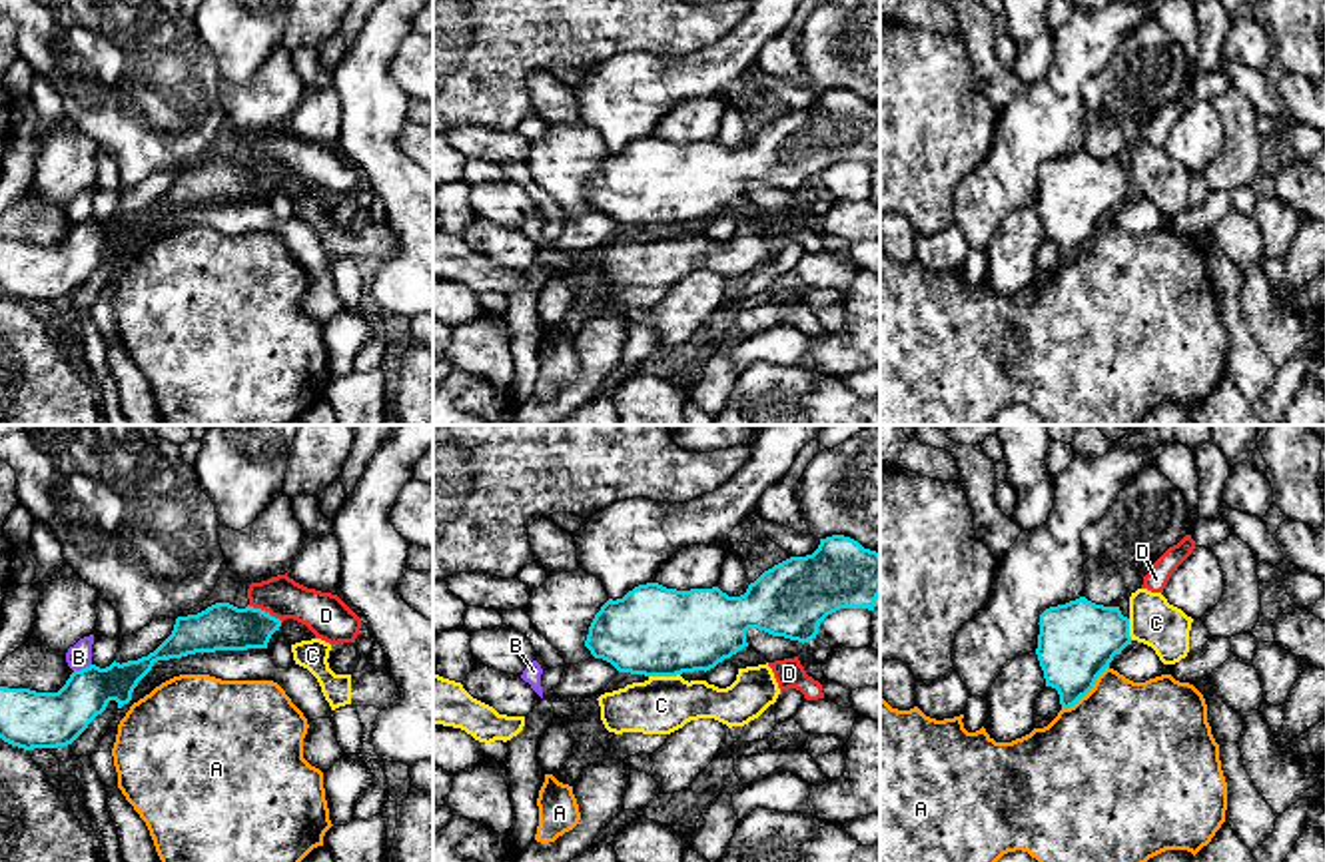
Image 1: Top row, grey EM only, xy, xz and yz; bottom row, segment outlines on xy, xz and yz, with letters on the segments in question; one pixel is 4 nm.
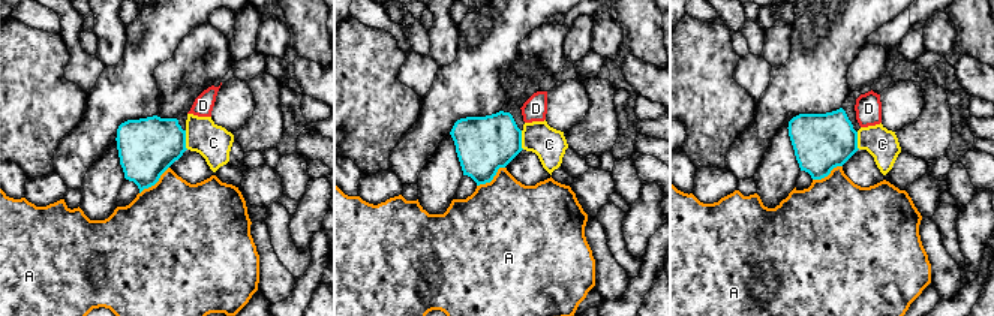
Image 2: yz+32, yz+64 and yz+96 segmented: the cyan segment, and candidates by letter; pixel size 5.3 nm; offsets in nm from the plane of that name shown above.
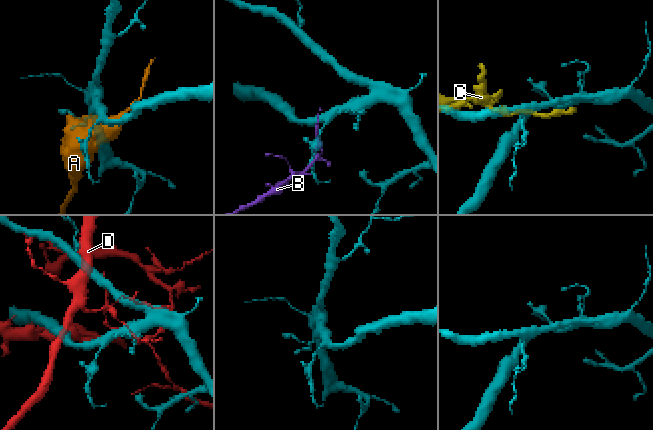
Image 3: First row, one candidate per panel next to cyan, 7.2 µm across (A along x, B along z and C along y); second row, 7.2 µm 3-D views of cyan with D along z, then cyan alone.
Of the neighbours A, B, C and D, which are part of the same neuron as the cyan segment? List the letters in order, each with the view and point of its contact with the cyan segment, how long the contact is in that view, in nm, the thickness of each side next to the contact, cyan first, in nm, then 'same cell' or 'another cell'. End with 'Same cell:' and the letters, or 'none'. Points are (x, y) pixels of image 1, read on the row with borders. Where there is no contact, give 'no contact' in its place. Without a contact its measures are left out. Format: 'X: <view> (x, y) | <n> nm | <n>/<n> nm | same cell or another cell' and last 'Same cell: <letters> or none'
A: yz (1088, 691) | 260 nm | 320/480 nm | another cell
B: xy (82, 669) | 80 nm | 220/100 nm | another cell
C: xz (663, 675) | 130 nm | 360/240 nm | another cell
D: xy (264, 611) | 160 nm | 190/180 nm | another cell
Same cell: none

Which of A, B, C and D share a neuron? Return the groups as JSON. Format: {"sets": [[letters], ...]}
{"sets": [["A"], ["B"], ["C"], ["D"]]}

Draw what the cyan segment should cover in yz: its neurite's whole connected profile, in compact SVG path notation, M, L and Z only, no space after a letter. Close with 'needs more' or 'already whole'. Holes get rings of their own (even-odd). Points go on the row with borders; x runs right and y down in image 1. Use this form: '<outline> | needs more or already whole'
M1080 597L1040 615L1038 660L1046 686L1060 694L1062 708L1086 696L1098 676L1127 645L1129 619L1119 607L1104 607Z | already whole

